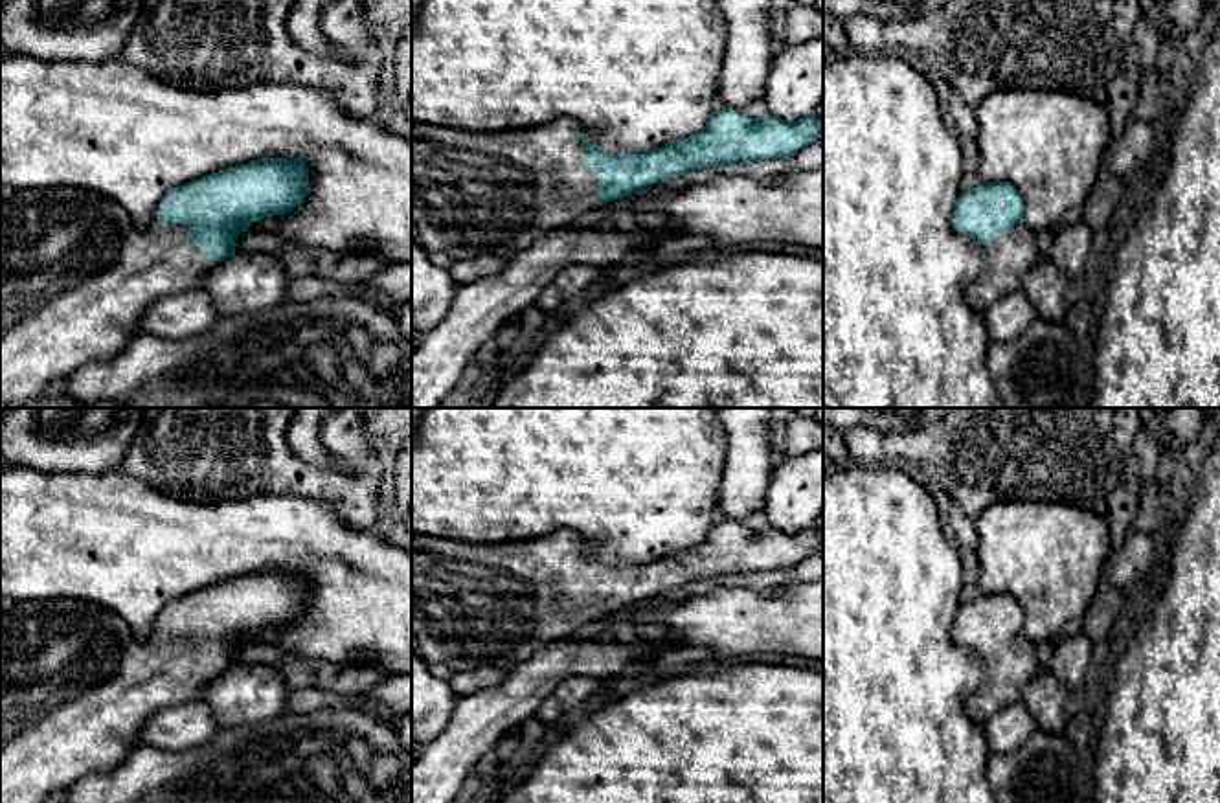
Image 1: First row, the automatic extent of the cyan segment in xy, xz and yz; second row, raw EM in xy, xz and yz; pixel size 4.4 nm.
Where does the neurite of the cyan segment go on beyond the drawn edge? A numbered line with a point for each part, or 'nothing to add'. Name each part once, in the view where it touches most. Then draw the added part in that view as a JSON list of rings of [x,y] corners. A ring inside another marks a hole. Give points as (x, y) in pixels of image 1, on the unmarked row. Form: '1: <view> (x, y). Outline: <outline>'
1: xz (473, 605). Outline: [[[557,531],[533,540],[500,544],[467,544],[412,533],[412,632],[419,654],[428,665],[446,665],[465,673],[485,665],[513,671],[553,641],[573,636],[601,617],[593,577],[584,575],[581,538],[573,531]]]

